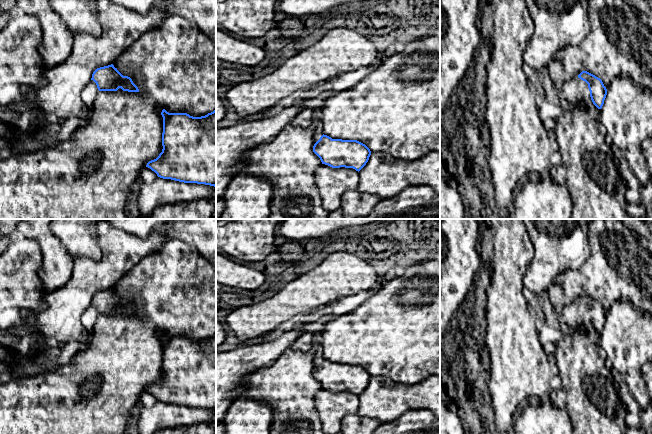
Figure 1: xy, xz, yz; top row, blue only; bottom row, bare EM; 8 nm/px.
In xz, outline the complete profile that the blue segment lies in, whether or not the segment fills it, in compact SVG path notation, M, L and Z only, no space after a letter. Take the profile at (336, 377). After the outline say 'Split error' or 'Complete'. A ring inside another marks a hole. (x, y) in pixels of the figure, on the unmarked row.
M321 345L316 346L313 364L313 376L322 388L332 392L353 392L359 396L371 379L370 373L357 364L332 363L324 359Z. Split error

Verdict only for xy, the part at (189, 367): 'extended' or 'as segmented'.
as segmented

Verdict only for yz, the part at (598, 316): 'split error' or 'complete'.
split error

